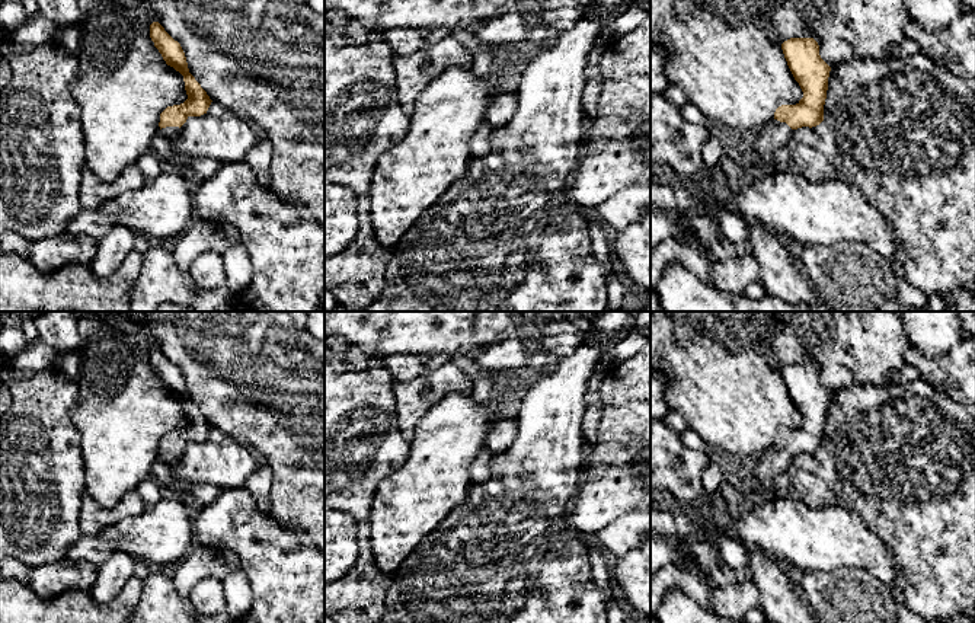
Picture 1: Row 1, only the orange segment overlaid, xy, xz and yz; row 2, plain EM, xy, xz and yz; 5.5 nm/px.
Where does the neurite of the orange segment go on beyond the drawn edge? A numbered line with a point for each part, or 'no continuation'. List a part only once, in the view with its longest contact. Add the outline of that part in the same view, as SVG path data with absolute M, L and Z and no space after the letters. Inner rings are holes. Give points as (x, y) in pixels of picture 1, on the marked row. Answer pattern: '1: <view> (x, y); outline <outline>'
1: xy (170, 133); outline M166 127L162 128L162 132L164 134L167 141L176 140L180 128L179 127Z

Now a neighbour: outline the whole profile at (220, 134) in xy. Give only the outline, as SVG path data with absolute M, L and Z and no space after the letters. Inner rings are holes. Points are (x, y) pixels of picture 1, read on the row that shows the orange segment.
M211 102L204 115L188 116L178 138L169 144L173 151L189 157L233 163L243 162L259 137L259 131L240 115Z

